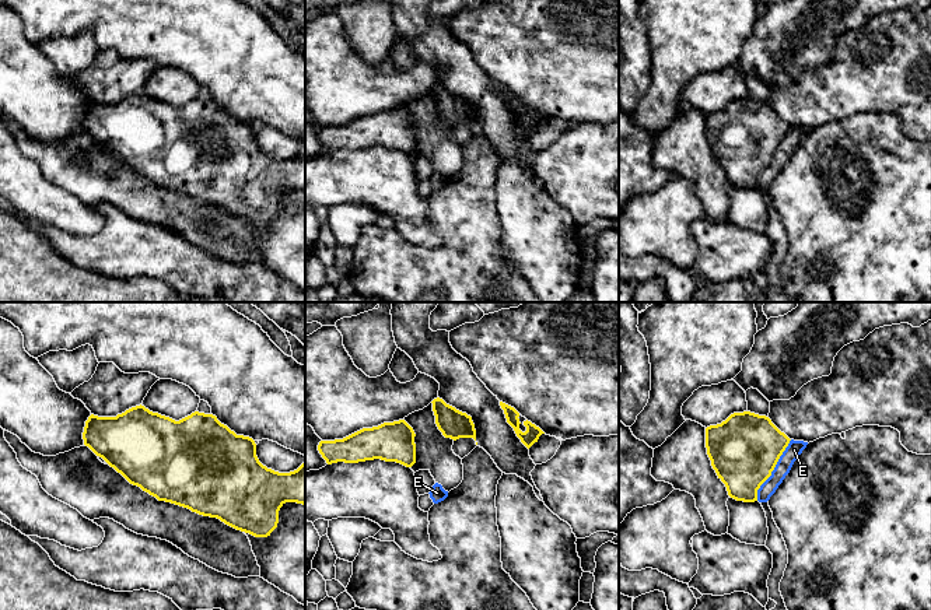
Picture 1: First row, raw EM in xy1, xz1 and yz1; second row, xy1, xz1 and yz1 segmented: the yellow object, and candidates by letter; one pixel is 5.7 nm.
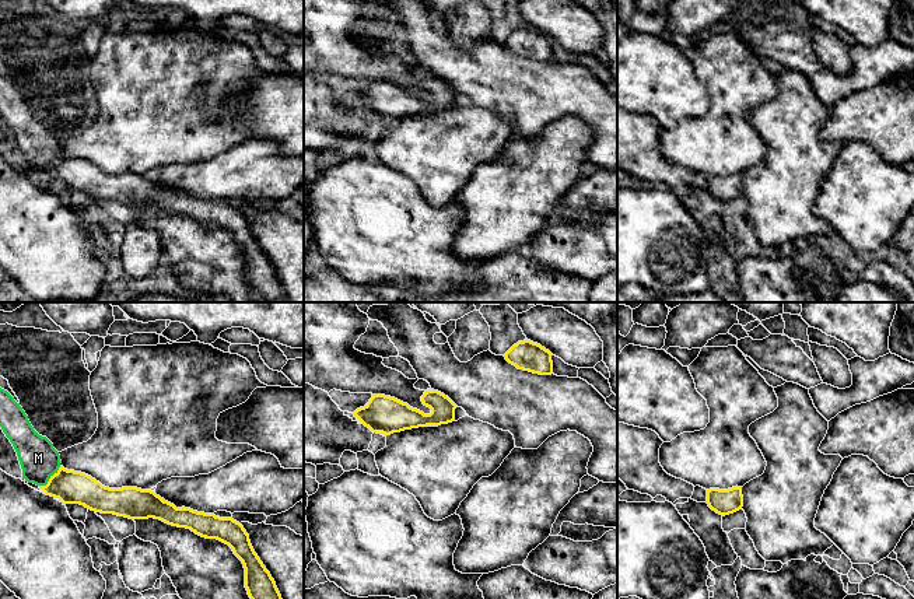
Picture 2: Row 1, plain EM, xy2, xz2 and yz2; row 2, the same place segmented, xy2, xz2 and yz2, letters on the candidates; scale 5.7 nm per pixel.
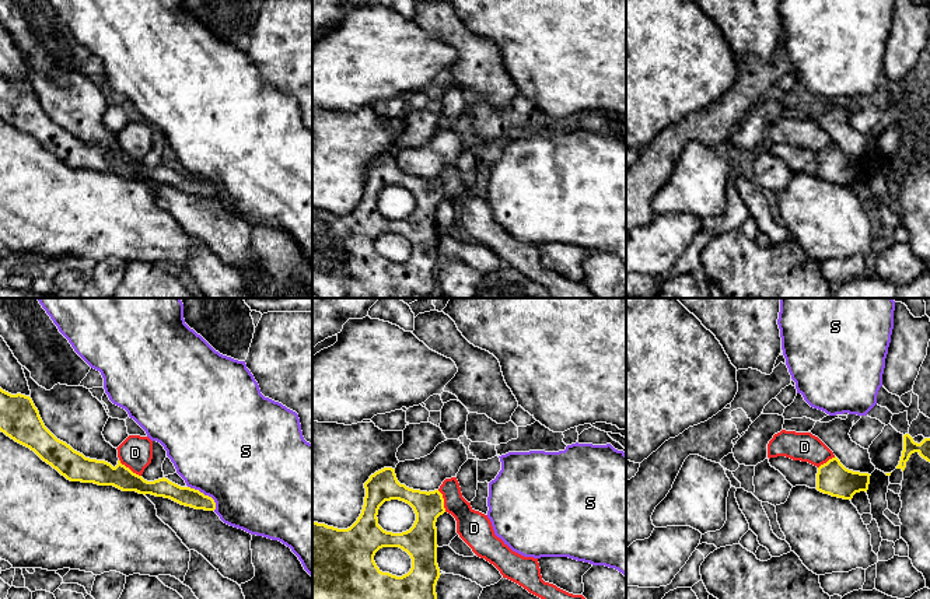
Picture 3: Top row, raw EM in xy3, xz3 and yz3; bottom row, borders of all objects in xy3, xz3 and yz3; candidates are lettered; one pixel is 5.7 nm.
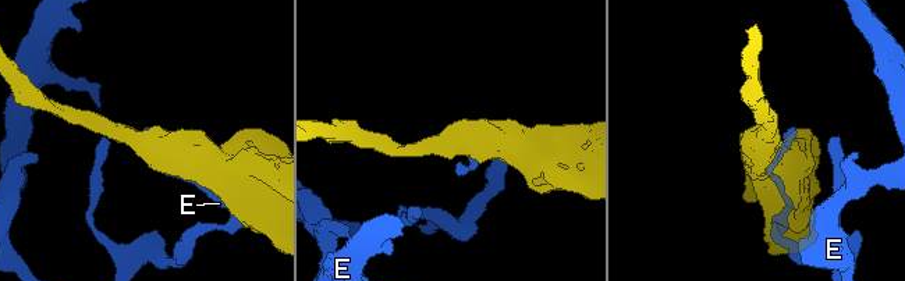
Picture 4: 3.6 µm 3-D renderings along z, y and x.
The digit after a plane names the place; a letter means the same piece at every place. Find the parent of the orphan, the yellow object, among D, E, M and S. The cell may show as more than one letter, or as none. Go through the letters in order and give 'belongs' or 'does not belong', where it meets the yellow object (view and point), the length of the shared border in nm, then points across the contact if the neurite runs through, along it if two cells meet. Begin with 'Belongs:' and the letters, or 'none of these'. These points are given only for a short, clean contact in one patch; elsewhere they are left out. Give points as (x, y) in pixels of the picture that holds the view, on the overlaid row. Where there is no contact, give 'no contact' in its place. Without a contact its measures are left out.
Belongs: M
D: does not belong; meets yellow in xy3 at (128, 468); contact 160 nm long; border along xy3 (119, 459), (140, 476)
E: does not belong; meets yellow in yz1 at (773, 469); contact 400 nm long
M: belongs; meets yellow in xy2 at (49, 479); contact 170 nm long; runs through xy2 (70, 487), (49, 479), (38, 458)
S: does not belong; meets yellow in xy3 at (203, 494); contact 220 nm long; border along xy3 (188, 486), (207, 494), (216, 508)

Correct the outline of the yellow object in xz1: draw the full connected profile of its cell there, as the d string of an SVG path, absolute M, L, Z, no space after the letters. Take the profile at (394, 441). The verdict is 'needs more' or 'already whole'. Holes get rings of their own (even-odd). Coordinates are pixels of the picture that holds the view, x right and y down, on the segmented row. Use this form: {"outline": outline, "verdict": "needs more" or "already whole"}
{"outline": "M399 420L363 428L343 439L321 441L318 451L328 464L381 459L412 467L416 463L414 437L413 428Z", "verdict": "already whole"}

